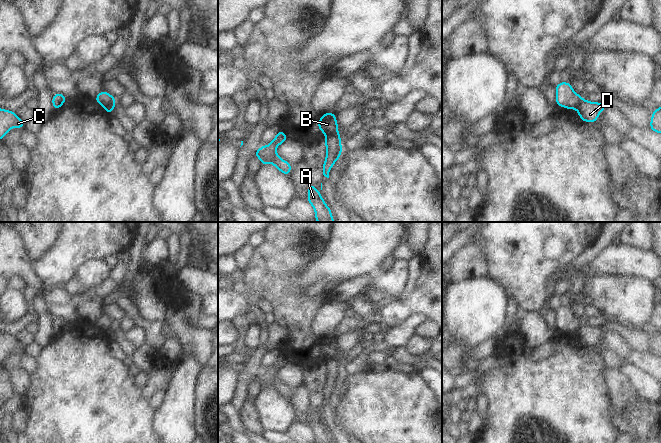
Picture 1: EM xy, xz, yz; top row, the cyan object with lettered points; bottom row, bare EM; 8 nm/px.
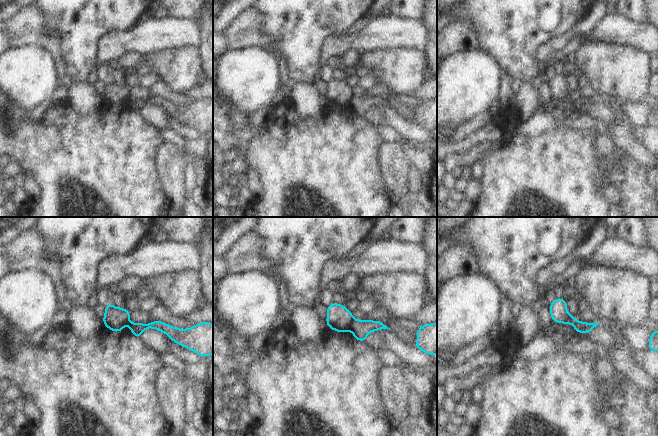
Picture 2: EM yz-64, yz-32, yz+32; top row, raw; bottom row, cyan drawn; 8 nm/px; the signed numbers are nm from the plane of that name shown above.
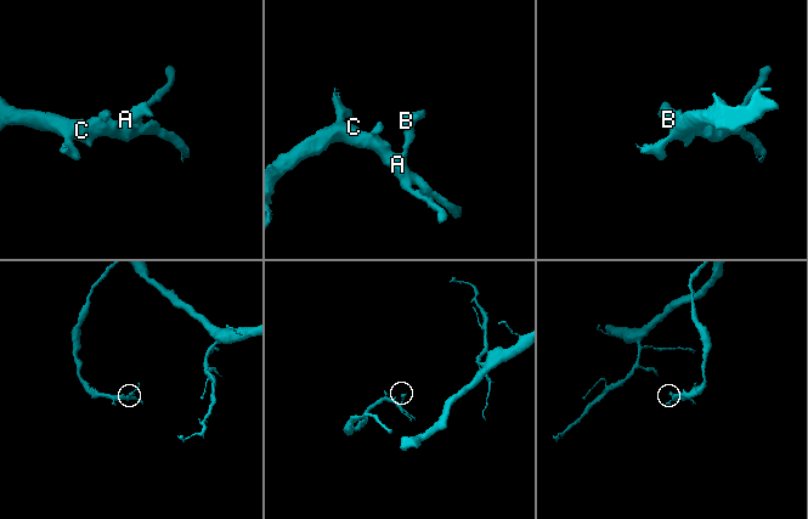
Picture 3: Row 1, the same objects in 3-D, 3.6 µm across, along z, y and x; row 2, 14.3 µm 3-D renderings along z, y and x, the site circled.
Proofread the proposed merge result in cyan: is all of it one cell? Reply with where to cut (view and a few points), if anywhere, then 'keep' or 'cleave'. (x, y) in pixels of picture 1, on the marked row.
cut xz (337, 133), (327, 136); cleave

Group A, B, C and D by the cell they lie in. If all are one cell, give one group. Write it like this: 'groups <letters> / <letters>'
groups A C D / B

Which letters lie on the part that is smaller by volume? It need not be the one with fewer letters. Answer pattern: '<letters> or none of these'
B

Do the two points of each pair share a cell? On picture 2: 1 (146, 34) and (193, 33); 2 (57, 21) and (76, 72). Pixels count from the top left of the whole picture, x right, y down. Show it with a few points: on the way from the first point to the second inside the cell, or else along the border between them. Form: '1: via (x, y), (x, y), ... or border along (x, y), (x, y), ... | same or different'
1: via (158, 34), (181, 33) | same
2: via (69, 34), (76, 41), (76, 59) | same

